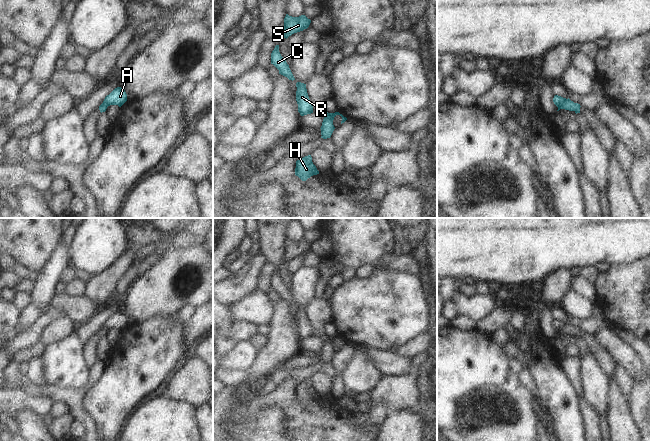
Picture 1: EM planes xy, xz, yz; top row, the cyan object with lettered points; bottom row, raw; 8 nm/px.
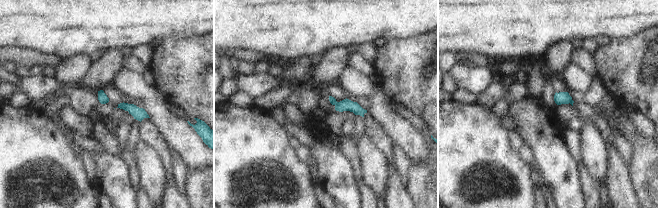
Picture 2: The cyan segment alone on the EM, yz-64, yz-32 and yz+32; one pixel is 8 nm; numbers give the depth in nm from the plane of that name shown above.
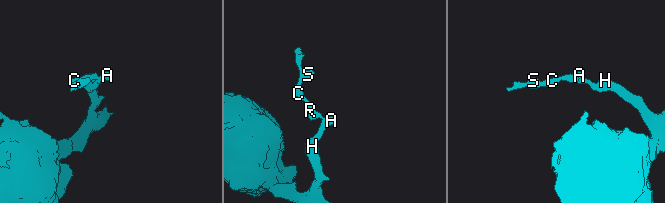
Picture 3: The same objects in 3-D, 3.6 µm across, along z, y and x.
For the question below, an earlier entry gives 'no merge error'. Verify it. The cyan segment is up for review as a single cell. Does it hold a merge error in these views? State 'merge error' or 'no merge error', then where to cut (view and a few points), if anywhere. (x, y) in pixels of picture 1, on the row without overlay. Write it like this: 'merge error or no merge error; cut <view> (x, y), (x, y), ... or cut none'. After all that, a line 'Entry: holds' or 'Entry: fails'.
merge error; cut yz (568, 322), (558, 331)
Entry: fails

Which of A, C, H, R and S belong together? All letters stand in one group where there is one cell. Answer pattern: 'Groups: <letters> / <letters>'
Groups: A C R S / H.

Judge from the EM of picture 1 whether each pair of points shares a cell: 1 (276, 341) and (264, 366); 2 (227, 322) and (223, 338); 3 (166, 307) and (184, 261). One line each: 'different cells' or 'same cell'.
1: same cell
2: same cell
3: same cell

